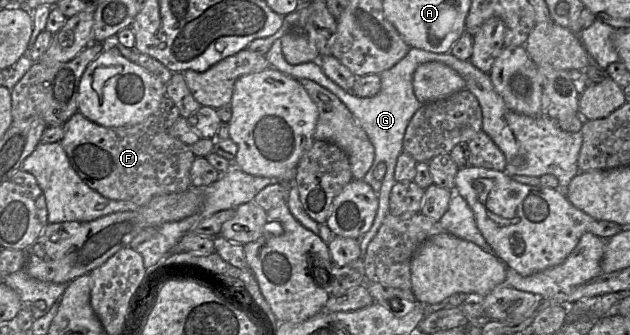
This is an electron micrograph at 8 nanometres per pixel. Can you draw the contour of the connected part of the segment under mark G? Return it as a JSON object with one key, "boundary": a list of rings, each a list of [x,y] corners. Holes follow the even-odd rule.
{"boundary":[[[282,32],[279,34],[279,37],[276,38],[271,49],[265,55],[271,67],[296,79],[312,80],[334,93],[357,119],[375,148],[374,162],[372,164],[372,167],[363,178],[363,181],[369,184],[373,188],[375,193],[379,196],[379,208],[372,227],[359,240],[361,248],[360,258],[364,258],[369,243],[376,236],[384,222],[384,219],[389,214],[390,194],[393,186],[397,183],[395,180],[395,169],[398,157],[404,151],[403,140],[405,132],[413,115],[422,105],[416,98],[413,90],[414,72],[418,68],[418,66],[427,62],[440,62],[447,65],[448,67],[450,67],[450,65],[448,64],[451,64],[451,62],[447,62],[443,59],[438,59],[437,53],[428,52],[419,48],[410,48],[410,50],[402,60],[400,60],[392,68],[379,74],[381,79],[381,89],[379,93],[373,97],[362,98],[354,95],[351,91],[345,91],[330,78],[328,78],[321,69],[318,61],[301,63],[298,65],[292,65],[288,63],[282,53],[281,36]],[[381,162],[385,163],[387,166],[386,175],[382,182],[374,178],[374,171],[377,165]]]}

